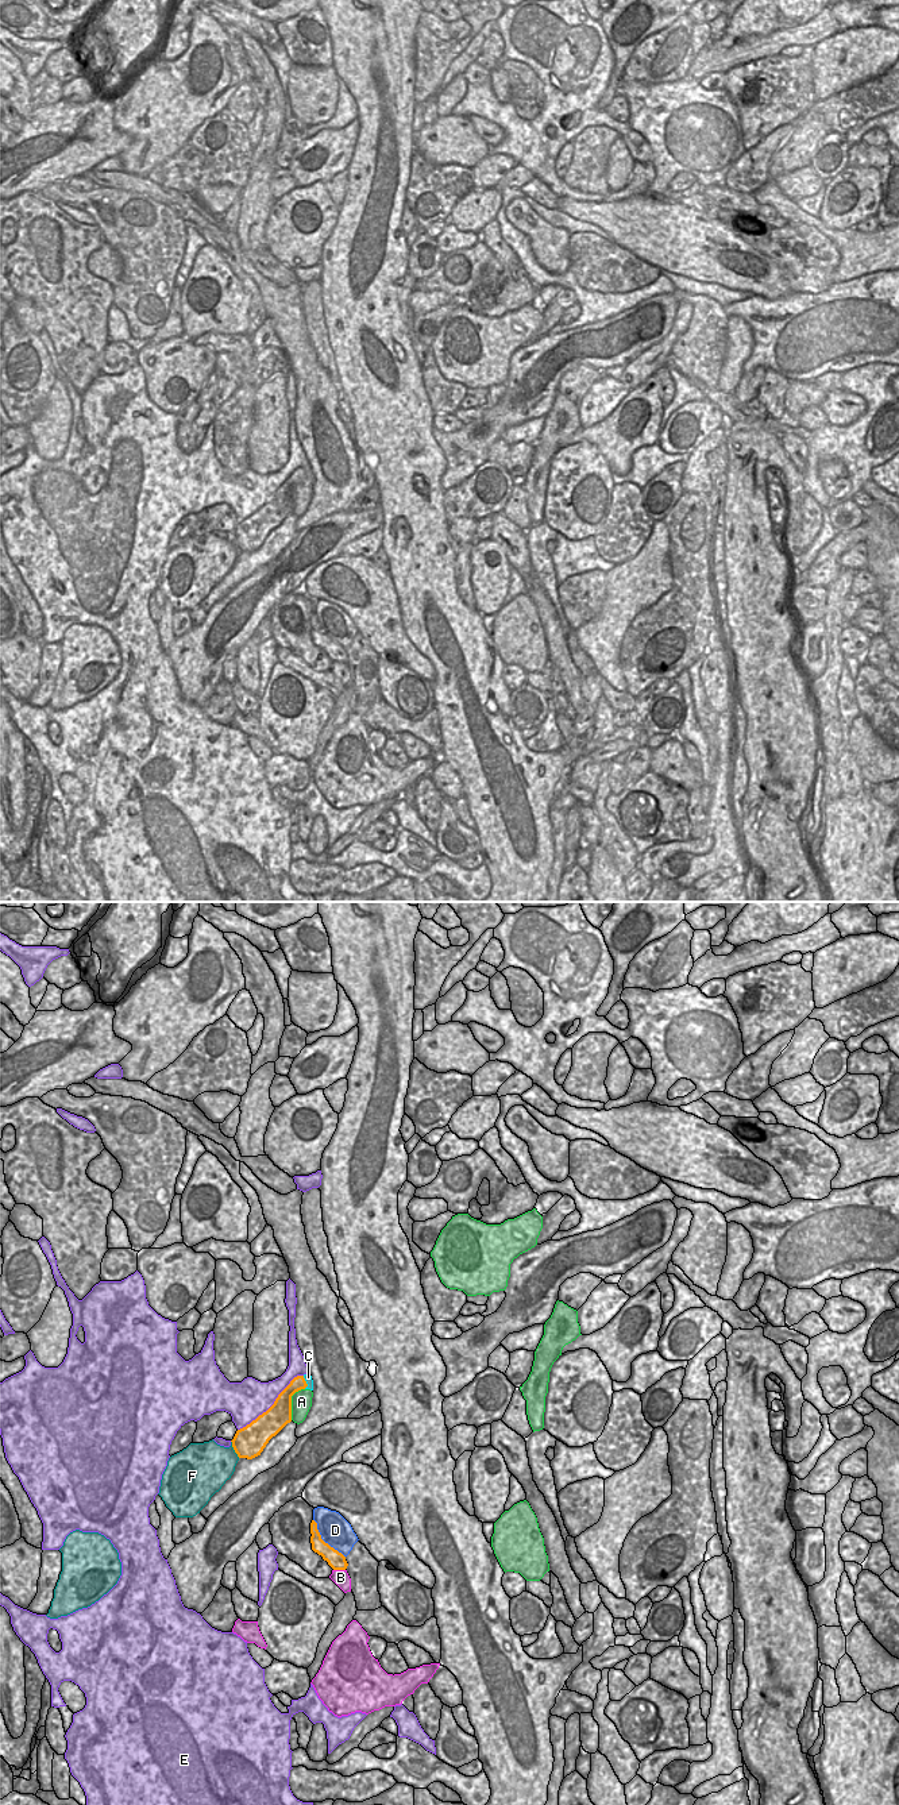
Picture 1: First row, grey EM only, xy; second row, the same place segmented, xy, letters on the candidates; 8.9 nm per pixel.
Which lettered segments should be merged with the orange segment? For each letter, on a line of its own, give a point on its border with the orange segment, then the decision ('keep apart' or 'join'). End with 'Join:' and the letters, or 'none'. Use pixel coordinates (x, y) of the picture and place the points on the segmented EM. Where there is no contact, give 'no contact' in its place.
A: meets orange in xy at (290, 1402); keep apart
B: meets orange in xy at (339, 1569); keep apart
C: meets orange in xy at (305, 1383); join
D: meets orange in xy at (323, 1541); keep apart
E: meets orange in xy at (273, 1404); keep apart
F: meets orange in xy at (234, 1449); keep apart
Join: C

